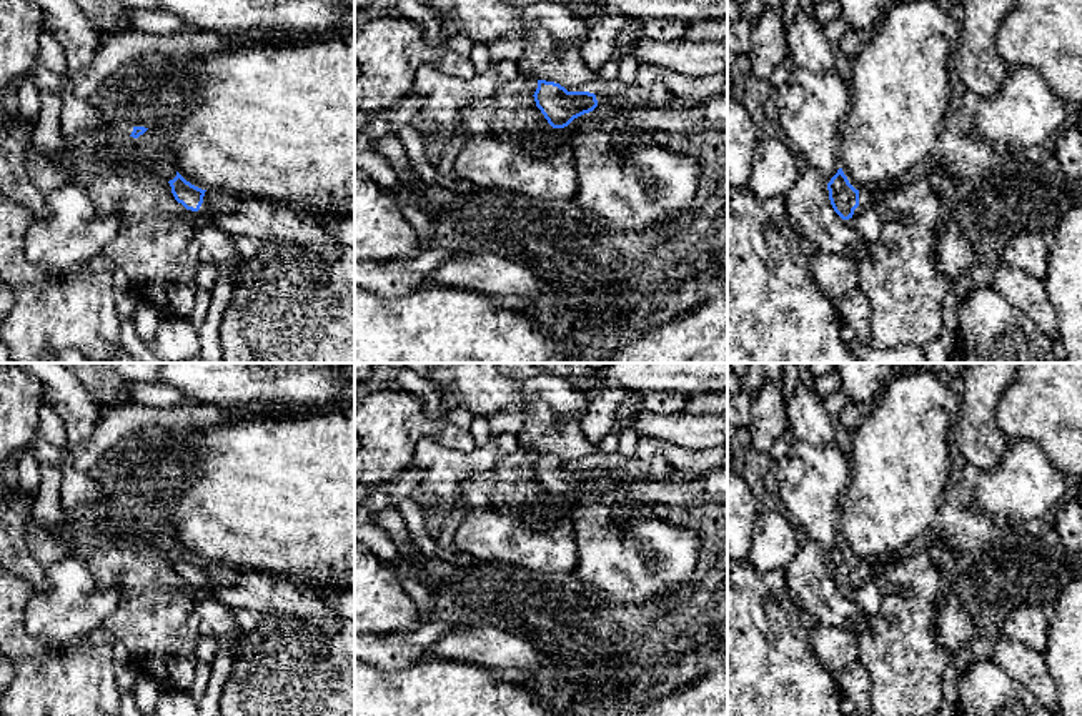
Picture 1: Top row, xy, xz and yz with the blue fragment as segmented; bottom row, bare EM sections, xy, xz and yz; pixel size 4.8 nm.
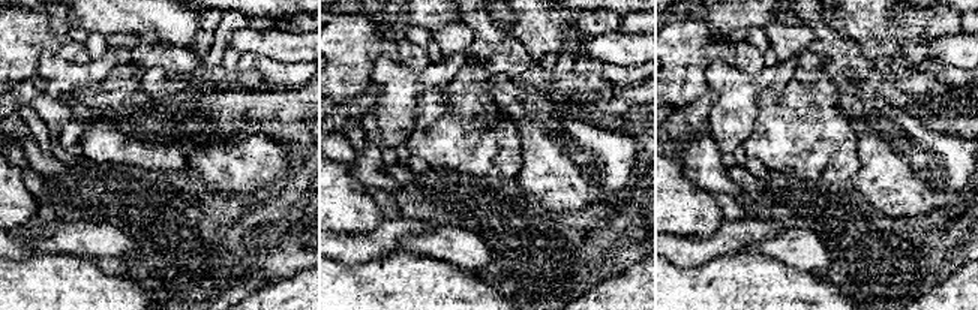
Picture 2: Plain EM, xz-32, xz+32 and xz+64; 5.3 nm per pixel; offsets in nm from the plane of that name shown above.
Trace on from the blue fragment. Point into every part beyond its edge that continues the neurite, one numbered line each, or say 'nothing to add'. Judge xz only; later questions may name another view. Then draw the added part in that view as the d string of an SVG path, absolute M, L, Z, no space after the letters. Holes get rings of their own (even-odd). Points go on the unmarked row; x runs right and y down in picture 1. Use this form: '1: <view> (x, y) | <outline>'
1: xz (628, 558) | M594 483L574 491L566 511L579 546L576 573L609 604L643 606L694 579L696 531L626 511Z

